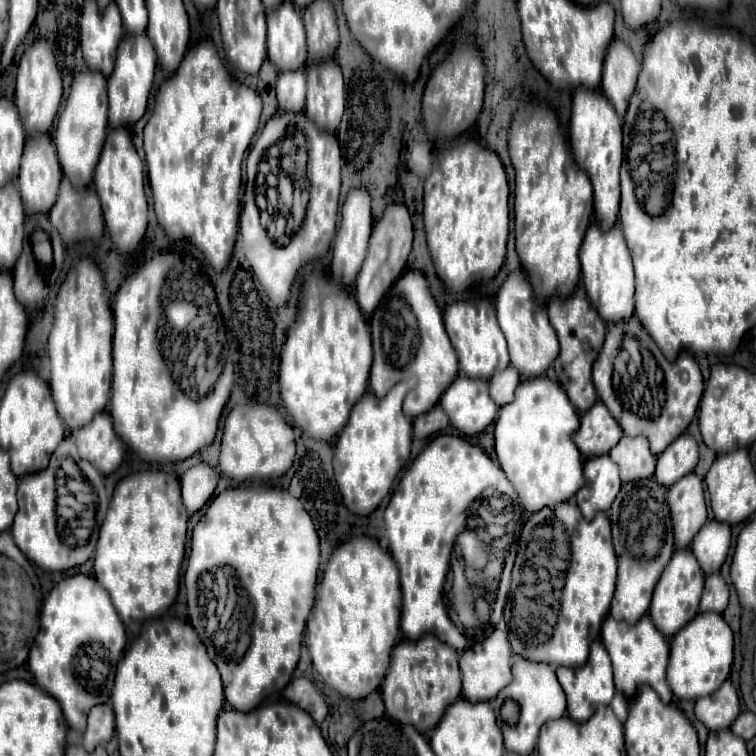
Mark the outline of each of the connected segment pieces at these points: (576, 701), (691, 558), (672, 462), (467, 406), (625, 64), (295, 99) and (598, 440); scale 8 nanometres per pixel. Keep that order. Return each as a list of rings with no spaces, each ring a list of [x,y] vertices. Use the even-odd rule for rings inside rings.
[[[593,641],[593,647],[589,651],[589,659],[581,667],[557,667],[557,679],[567,695],[567,715],[573,721],[583,723],[593,715],[597,705],[609,705],[615,695],[615,683],[613,683],[613,669],[609,653],[605,651],[605,645],[601,641]]]
[[[689,547],[675,551],[673,559],[665,567],[665,571],[653,591],[653,599],[651,599],[651,607],[649,607],[649,617],[653,619],[655,627],[665,637],[673,637],[685,623],[689,623],[689,619],[693,619],[693,615],[697,615],[703,583],[705,583],[705,573],[701,571],[693,551]]]
[[[689,433],[679,435],[661,455],[657,455],[655,479],[665,487],[677,483],[677,479],[685,477],[695,469],[697,455],[699,449],[693,435]]]
[[[459,375],[443,393],[441,407],[449,415],[451,425],[465,435],[481,433],[497,417],[497,403],[489,395],[487,379],[469,379]]]
[[[613,39],[605,55],[601,91],[613,103],[613,107],[621,117],[625,117],[631,93],[637,83],[637,73],[639,61],[631,51],[631,47],[621,39]]]
[[[283,71],[277,77],[277,101],[281,111],[301,111],[305,107],[305,71]]]
[[[597,401],[585,415],[581,415],[581,427],[575,431],[573,441],[583,457],[607,453],[619,439],[623,431],[619,423],[609,415],[605,403]]]

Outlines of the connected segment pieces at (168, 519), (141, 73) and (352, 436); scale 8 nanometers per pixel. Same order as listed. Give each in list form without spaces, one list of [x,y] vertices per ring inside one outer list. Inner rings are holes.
[[[149,469],[127,475],[117,483],[107,517],[99,529],[93,571],[95,579],[109,591],[113,607],[117,609],[121,621],[125,623],[131,635],[139,633],[139,627],[145,619],[157,615],[175,601],[179,591],[179,569],[185,557],[185,533],[187,509],[181,501],[181,483],[177,475],[159,469]]]
[[[125,35],[121,39],[121,47],[117,47],[117,59],[115,69],[111,77],[107,79],[107,93],[109,93],[109,127],[119,127],[127,123],[135,123],[143,117],[149,91],[153,87],[153,75],[155,75],[155,51],[149,43],[147,35]]]
[[[405,381],[397,383],[385,397],[367,391],[351,411],[349,423],[337,437],[333,469],[339,491],[349,511],[369,515],[377,509],[383,497],[391,491],[393,481],[411,455],[411,417],[401,409],[403,397],[409,391]]]

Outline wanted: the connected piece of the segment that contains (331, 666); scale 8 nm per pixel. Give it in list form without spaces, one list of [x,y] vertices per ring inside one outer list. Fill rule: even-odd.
[[[367,535],[341,543],[329,557],[305,633],[313,667],[325,685],[349,699],[361,699],[377,691],[389,667],[391,647],[397,643],[399,615],[399,571],[389,551]]]

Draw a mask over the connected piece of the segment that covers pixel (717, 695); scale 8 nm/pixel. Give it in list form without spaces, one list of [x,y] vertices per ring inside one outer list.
[[[729,679],[713,695],[705,695],[705,699],[697,699],[695,703],[695,715],[709,731],[729,729],[739,713],[739,695]]]

